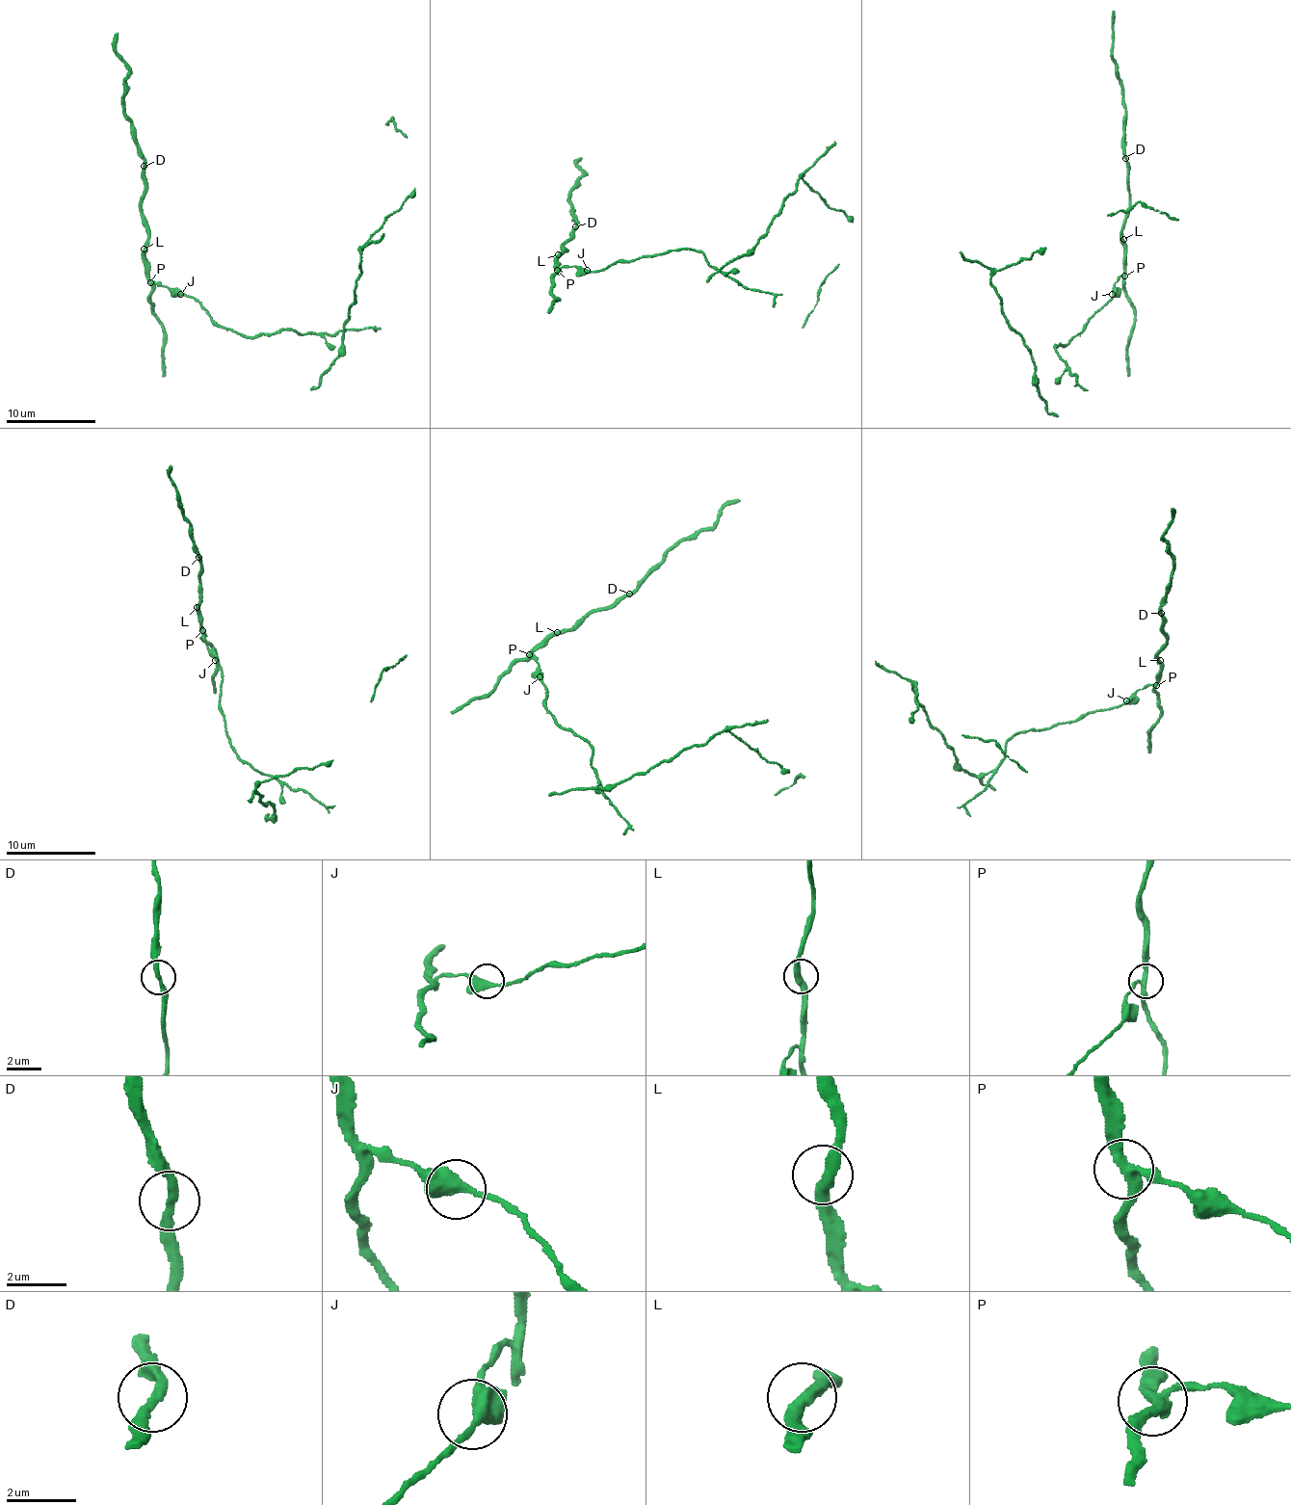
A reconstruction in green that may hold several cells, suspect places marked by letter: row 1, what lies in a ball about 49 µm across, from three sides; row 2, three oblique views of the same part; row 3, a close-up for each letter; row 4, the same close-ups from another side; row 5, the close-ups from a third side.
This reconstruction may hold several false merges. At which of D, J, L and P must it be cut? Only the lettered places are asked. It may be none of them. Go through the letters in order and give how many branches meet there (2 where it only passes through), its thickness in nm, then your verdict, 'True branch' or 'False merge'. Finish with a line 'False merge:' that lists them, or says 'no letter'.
D: Branches: 2. Thickness 280 nm. True branch
J: Branches: 3. Thickness 360 nm. True branch
L: Branches: 2. Thickness 360 nm. True branch
P: Branches: 3. Thickness 260 nm. True branch
False merge: no letter

